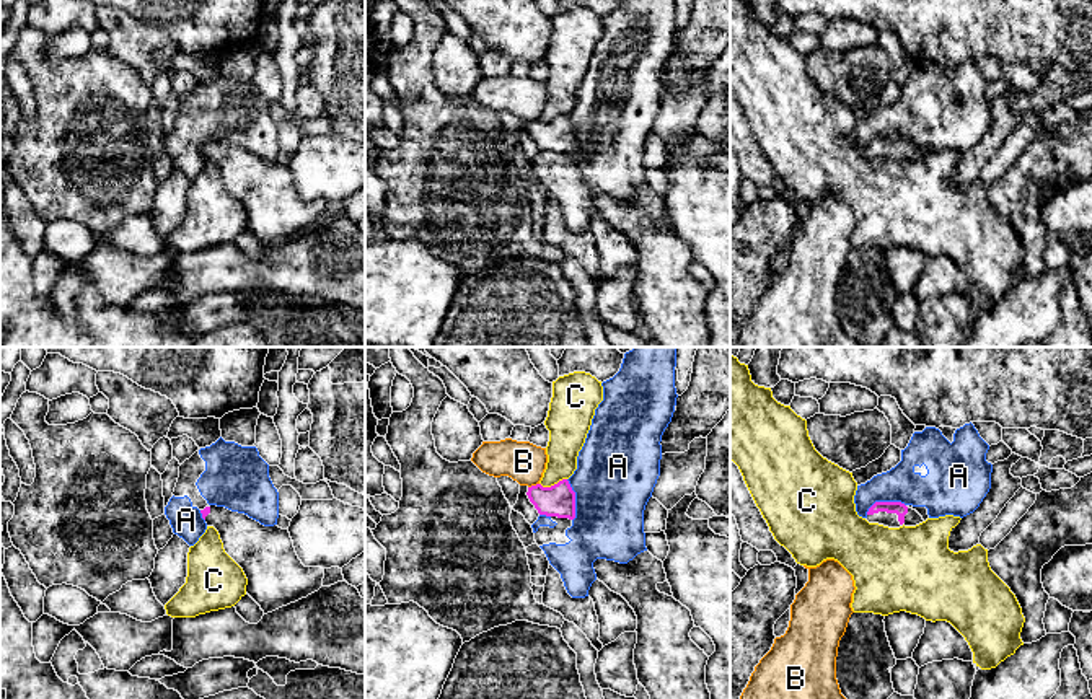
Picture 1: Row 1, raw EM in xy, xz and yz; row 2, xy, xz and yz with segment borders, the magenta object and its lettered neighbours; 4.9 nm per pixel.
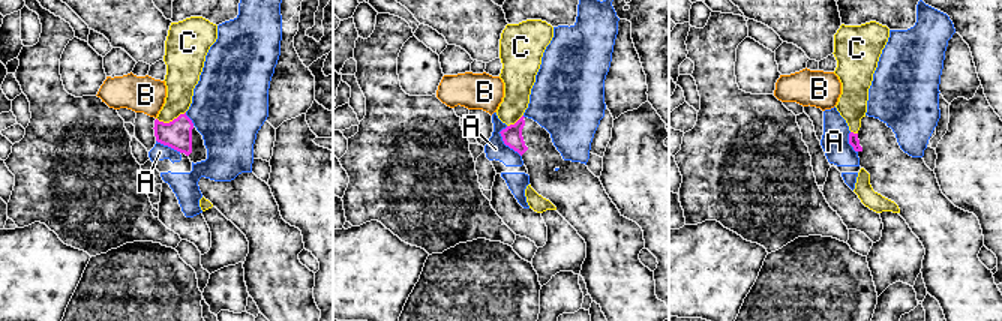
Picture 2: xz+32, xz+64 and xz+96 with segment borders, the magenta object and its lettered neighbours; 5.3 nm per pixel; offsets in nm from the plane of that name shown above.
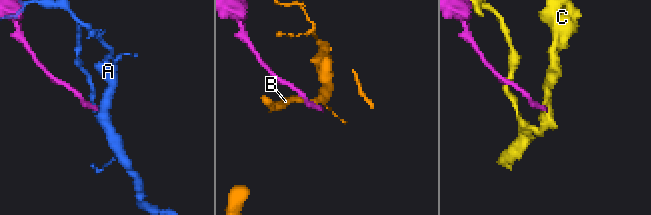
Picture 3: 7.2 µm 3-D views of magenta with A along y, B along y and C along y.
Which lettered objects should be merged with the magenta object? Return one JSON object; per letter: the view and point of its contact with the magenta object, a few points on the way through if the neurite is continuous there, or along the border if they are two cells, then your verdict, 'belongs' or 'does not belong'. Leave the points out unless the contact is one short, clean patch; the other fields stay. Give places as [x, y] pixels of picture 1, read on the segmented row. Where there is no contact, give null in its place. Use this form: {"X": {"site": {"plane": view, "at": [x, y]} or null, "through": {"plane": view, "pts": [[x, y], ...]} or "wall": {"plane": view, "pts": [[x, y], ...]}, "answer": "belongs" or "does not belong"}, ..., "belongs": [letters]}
{"A": {"site": {"plane": "yz", "at": [884, 502]}, "wall": {"plane": "yz", "pts": [[905, 504], [876, 502], [866, 514]]}, "answer": "does not belong"}, "B": {"site": {"plane": "xz", "at": [533, 486]}, "answer": "does not belong"}, "C": {"site": {"plane": "xz", "at": [554, 484]}, "wall": {"plane": "xz", "pts": [[566, 478], [550, 486], [540, 484]]}, "answer": "does not belong"}, "belongs": []}

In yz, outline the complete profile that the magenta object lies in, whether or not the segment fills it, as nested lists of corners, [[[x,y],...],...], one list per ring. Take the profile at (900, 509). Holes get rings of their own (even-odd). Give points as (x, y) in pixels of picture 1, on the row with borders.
[[[875,502],[869,512],[867,518],[869,523],[878,523],[888,528],[900,528],[900,526],[916,526],[922,523],[922,517],[906,507],[901,502]]]

